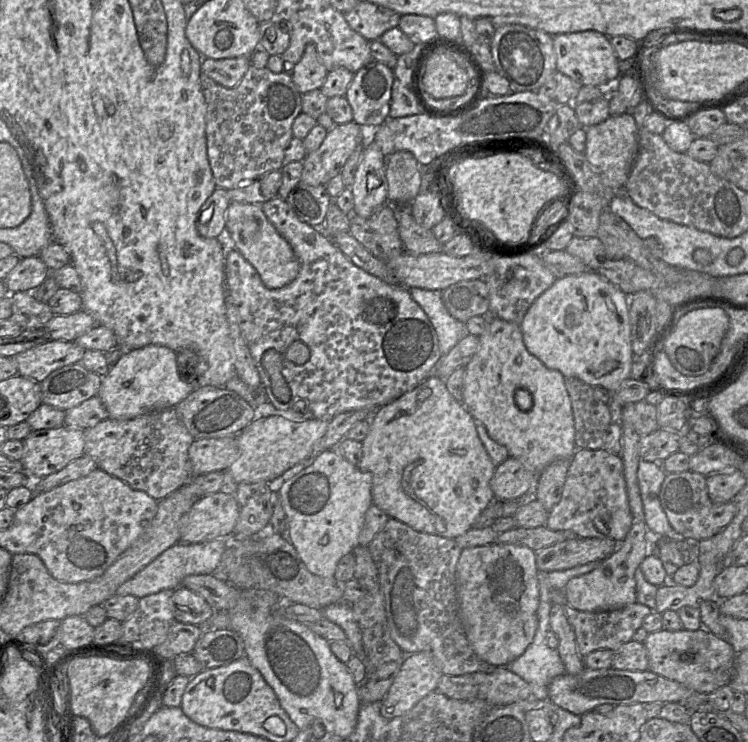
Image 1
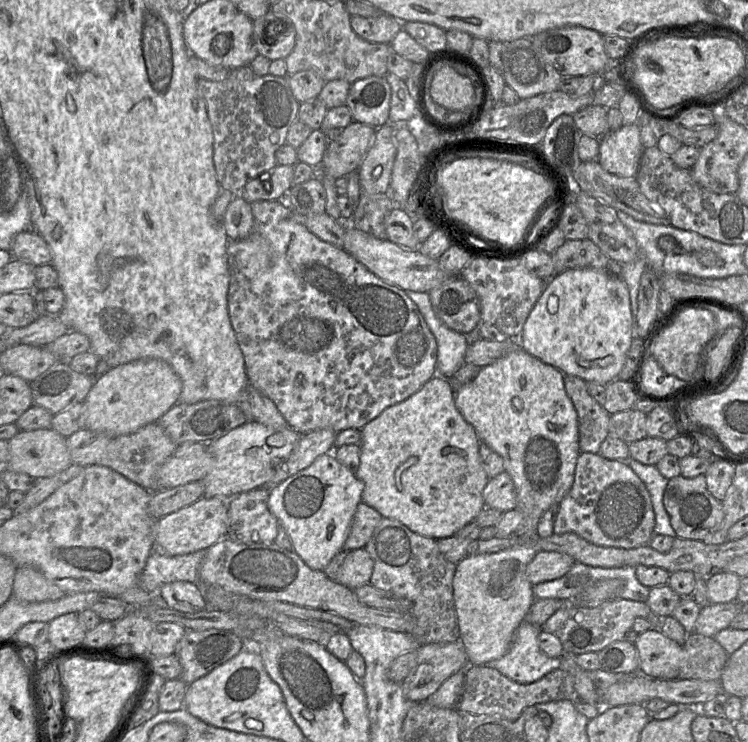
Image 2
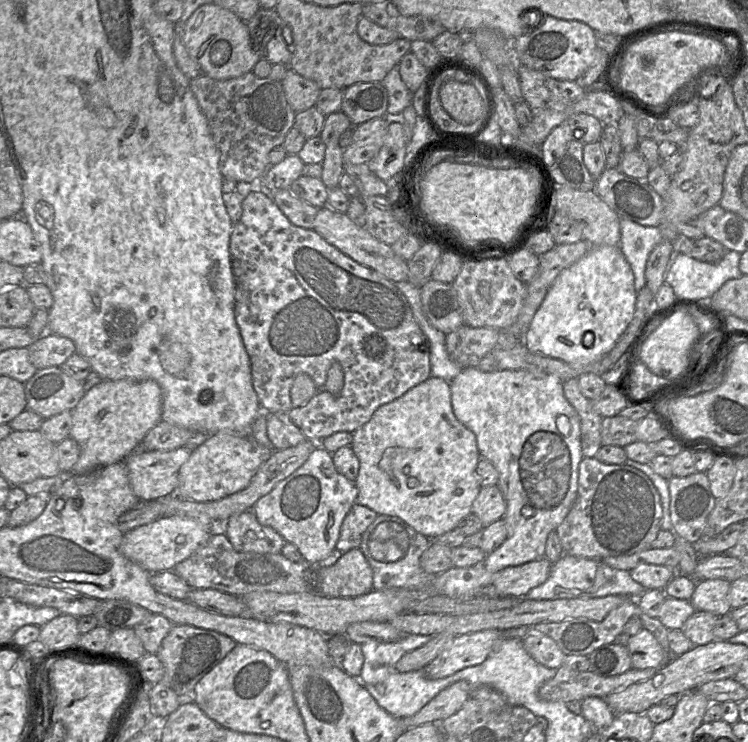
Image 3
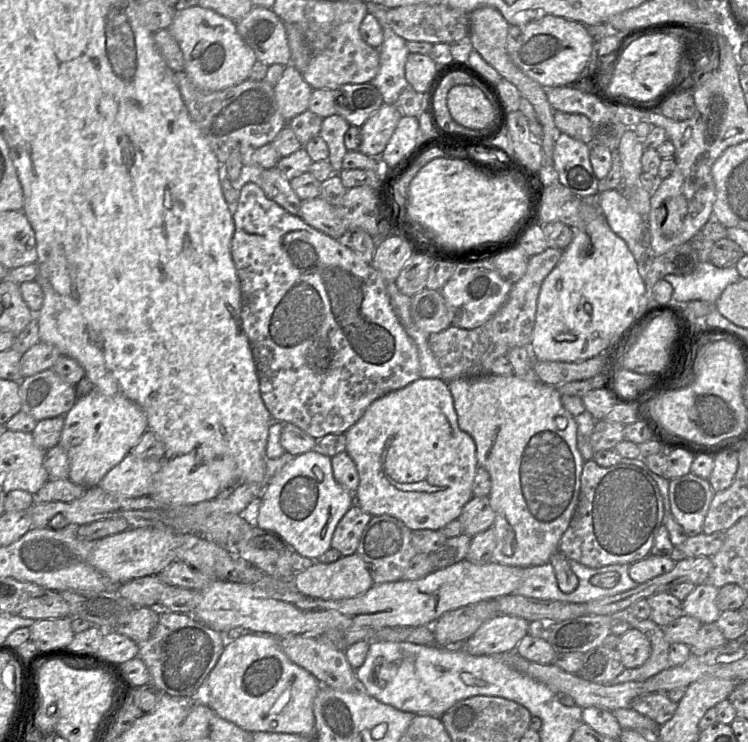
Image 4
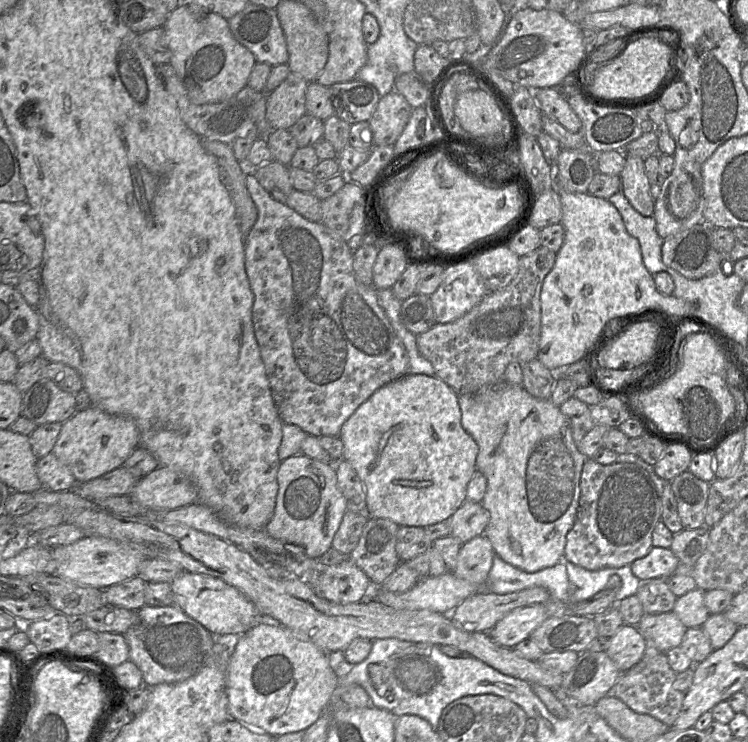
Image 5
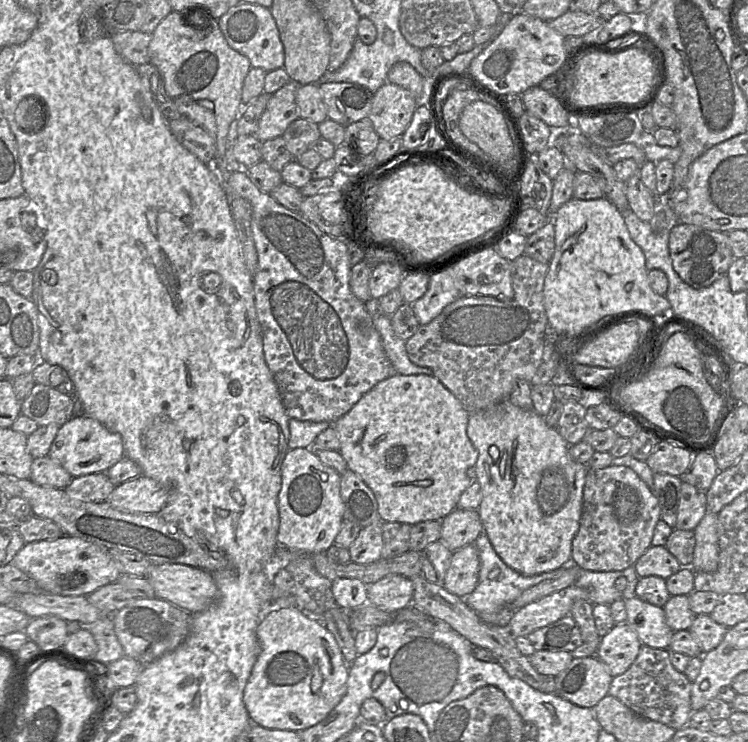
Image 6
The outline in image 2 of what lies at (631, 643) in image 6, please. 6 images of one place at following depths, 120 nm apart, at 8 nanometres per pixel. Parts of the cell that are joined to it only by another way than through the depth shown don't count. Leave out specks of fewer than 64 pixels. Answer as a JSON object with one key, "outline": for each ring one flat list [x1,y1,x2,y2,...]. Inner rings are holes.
{"outline":[[652,628,639,634,634,643,639,657,639,673,664,680,702,679,720,680,729,655,714,637,696,632,688,634,685,642,679,644,665,636,659,628]]}

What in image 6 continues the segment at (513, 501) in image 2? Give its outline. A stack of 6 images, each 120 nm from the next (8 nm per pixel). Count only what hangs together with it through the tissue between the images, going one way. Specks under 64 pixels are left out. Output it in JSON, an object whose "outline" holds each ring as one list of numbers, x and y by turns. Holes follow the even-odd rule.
{"outline":[[455,508,441,520,441,541,451,551,474,544,483,533,483,524,477,510]]}

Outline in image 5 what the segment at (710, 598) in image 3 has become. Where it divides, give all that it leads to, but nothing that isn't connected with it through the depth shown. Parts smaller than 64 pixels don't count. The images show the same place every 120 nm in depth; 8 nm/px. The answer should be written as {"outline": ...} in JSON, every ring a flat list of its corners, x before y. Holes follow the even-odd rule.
{"outline":[[699,588,676,599,672,612,687,628,702,627,710,615,704,604,705,592]]}

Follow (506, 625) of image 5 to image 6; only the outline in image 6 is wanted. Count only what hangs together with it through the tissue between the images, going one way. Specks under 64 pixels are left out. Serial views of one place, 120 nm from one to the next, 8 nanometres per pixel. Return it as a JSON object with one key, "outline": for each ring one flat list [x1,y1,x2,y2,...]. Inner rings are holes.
{"outline":[[573,584,516,610,509,621,508,628,514,637,527,636,533,631,550,625,569,615,573,604,579,599,589,601,589,593,587,590]]}

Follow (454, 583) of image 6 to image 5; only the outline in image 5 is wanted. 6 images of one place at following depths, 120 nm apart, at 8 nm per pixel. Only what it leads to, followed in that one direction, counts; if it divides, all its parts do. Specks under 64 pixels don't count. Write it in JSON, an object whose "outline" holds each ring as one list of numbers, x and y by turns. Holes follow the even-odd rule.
{"outline":[[482,534,462,545,452,572,459,579,485,586,494,556,489,539]]}

